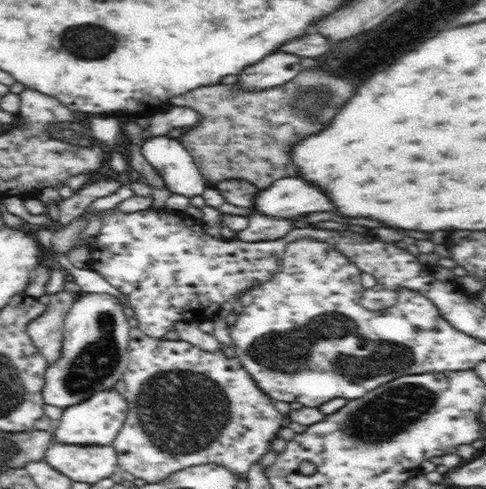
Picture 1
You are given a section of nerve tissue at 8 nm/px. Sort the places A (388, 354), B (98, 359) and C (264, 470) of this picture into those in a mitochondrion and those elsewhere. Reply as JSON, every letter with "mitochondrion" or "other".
{"A":"mitochondrion","B":"mitochondrion","C":"other"}

